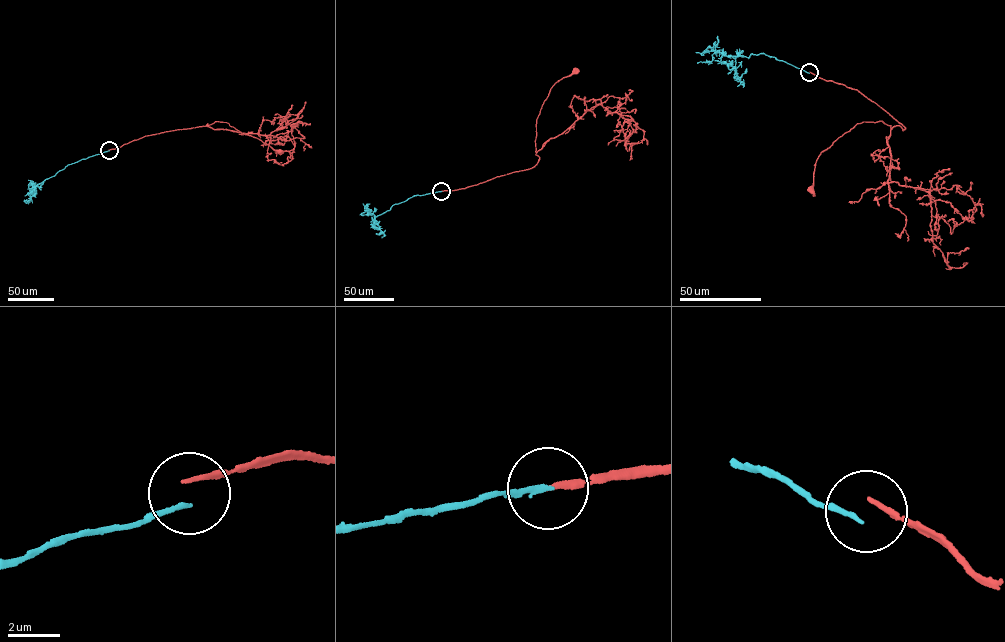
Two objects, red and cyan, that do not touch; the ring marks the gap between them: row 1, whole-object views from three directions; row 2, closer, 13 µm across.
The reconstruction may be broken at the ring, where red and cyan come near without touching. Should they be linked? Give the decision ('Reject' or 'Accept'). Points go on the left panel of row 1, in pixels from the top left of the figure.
Reject

